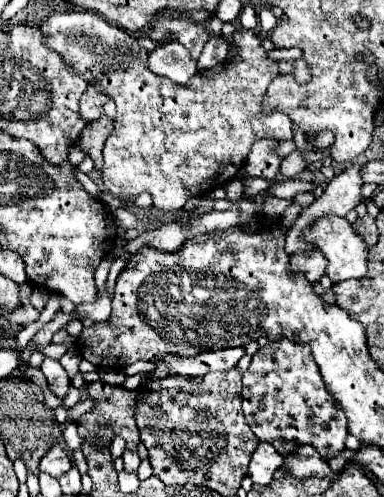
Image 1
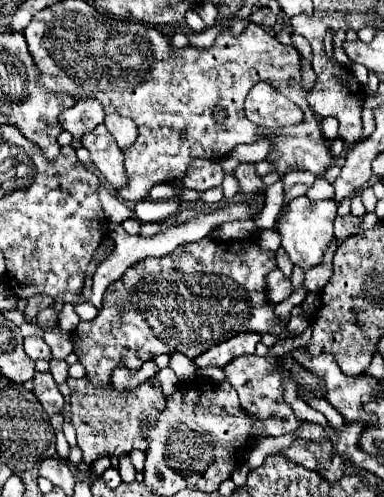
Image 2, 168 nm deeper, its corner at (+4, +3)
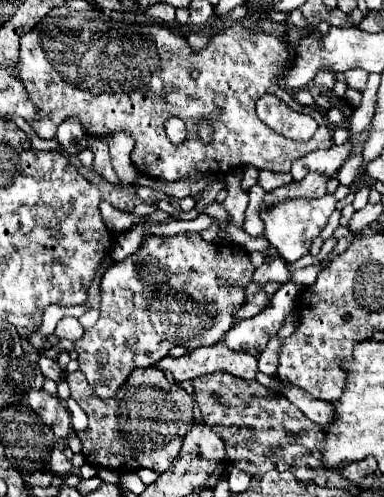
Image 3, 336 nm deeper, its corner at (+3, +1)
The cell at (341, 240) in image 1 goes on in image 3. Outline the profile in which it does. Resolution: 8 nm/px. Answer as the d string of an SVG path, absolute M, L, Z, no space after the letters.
M325 195L321 199L311 199L311 201L309 199L283 201L261 215L261 219L265 223L265 237L287 263L295 263L303 255L309 253L313 239L319 237L321 229L327 225L331 213L335 211L335 205L337 205L337 199L333 195Z

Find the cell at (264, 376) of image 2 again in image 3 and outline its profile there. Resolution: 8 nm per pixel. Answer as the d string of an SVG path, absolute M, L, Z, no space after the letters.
M221 341L211 347L199 347L191 353L171 359L163 357L159 363L153 363L155 369L171 373L177 381L195 379L199 375L209 375L215 371L227 371L239 379L257 379L257 359L247 353L229 351Z

